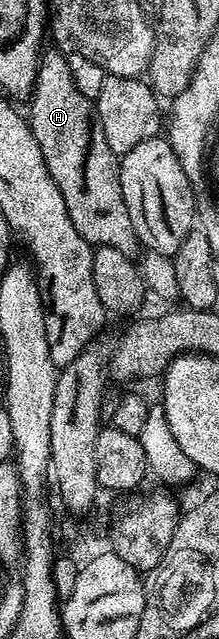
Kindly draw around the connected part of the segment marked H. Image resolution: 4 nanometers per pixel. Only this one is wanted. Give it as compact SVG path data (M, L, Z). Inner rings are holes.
M49 52L38 61L34 91L28 100L28 123L40 146L40 154L44 154L48 174L58 183L72 226L80 230L90 245L100 248L112 246L112 250L120 250L120 254L137 257L140 245L132 218L128 218L128 206L124 206L120 158L104 138L95 101L84 98L84 94L76 90L66 56Z

